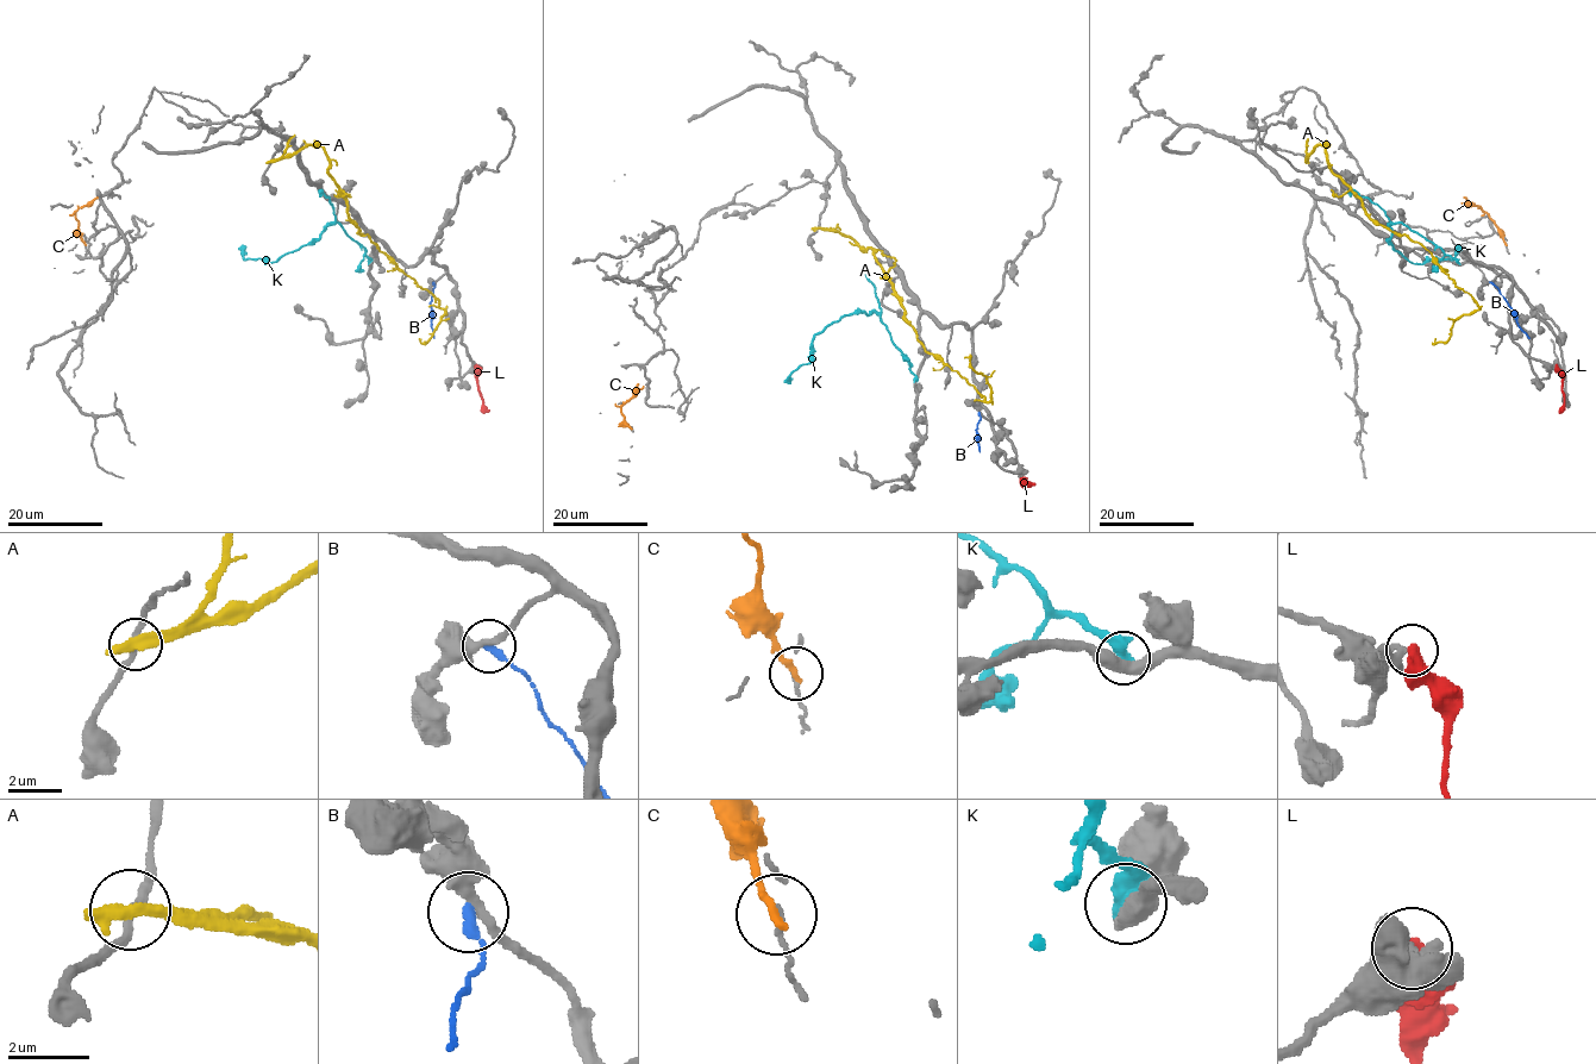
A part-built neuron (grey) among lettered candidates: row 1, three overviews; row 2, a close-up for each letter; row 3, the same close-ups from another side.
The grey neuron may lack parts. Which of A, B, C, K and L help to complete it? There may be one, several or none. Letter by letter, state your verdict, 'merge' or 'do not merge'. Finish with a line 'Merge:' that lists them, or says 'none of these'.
A: do not merge
B: do not merge
C: do not merge
K: do not merge
L: merge
Merge: L

